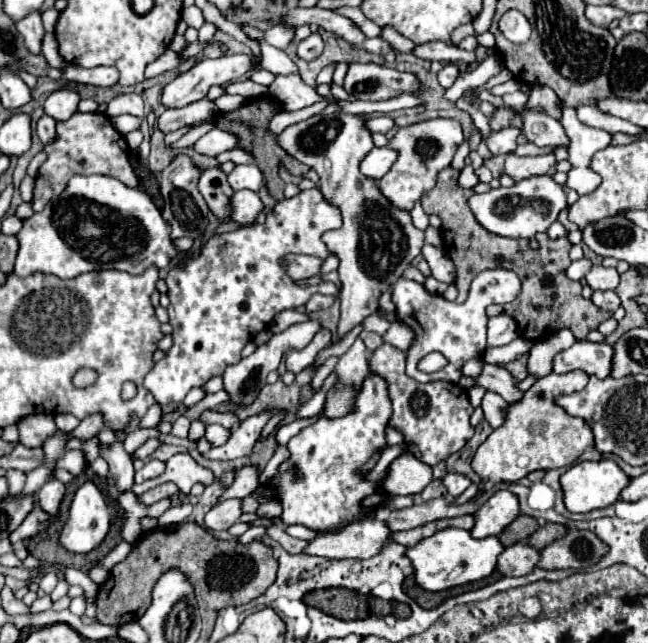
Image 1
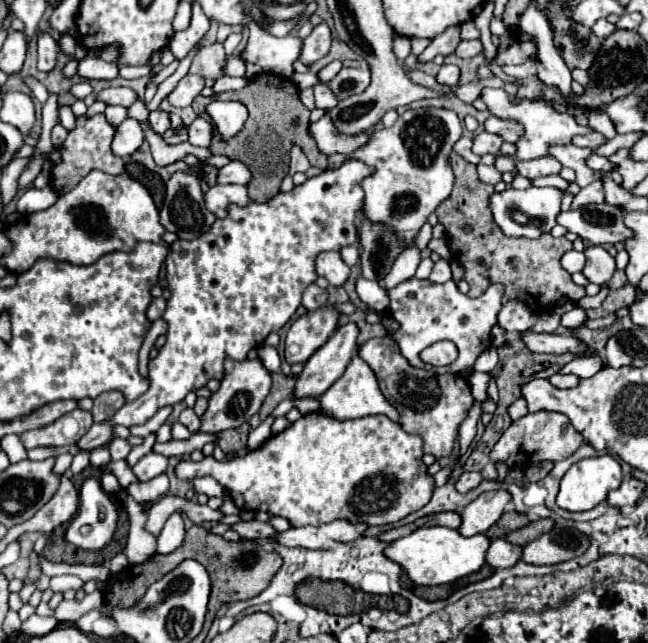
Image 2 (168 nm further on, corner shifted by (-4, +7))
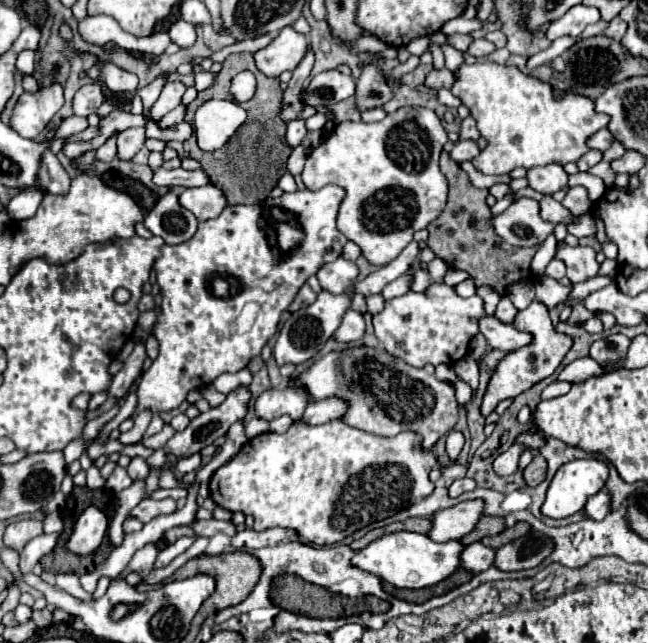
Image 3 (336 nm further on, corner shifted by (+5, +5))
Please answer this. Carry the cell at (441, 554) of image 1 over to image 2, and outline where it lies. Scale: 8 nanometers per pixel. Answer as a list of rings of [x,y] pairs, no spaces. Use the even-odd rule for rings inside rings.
[[[431,526],[431,528],[419,528],[411,532],[409,536],[403,536],[395,542],[391,542],[385,548],[385,554],[401,564],[401,568],[407,570],[409,578],[419,584],[419,586],[439,586],[439,584],[449,584],[457,578],[469,576],[485,564],[487,548],[491,540],[487,540],[485,534],[475,534],[471,538],[461,536],[453,528],[443,528],[443,526]]]

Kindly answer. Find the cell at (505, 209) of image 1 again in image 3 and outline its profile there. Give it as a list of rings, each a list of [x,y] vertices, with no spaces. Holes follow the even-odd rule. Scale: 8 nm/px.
[[[520,198],[510,204],[506,212],[494,216],[496,234],[510,242],[512,246],[538,246],[542,244],[554,230],[552,222],[540,218],[540,208],[536,200]]]

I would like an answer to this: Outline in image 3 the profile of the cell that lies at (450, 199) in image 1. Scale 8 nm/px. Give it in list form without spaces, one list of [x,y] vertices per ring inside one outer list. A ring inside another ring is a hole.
[[[444,150],[440,154],[440,170],[448,178],[450,190],[448,190],[448,204],[446,210],[428,224],[428,246],[436,252],[438,258],[444,260],[448,268],[458,268],[476,278],[476,286],[492,286],[500,294],[506,292],[506,288],[518,280],[526,280],[526,274],[530,272],[532,256],[536,254],[538,246],[532,248],[516,248],[498,238],[492,226],[492,214],[486,204],[488,190],[472,186],[468,174],[450,160],[448,152]]]

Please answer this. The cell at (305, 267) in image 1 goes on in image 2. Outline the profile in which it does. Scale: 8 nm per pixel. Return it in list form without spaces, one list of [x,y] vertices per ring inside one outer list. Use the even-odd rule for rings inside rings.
[[[321,252],[315,260],[317,276],[325,276],[331,286],[343,286],[349,276],[349,266],[341,260],[339,252]]]

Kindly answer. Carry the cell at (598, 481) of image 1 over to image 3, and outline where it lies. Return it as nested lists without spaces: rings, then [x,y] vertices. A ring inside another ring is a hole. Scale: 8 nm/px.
[[[596,458],[572,460],[568,464],[560,466],[546,492],[546,500],[542,504],[542,514],[550,516],[550,518],[566,518],[566,516],[580,512],[584,508],[584,504],[588,502],[588,498],[604,488],[606,480],[608,480],[608,466],[606,466],[606,462],[596,460]]]

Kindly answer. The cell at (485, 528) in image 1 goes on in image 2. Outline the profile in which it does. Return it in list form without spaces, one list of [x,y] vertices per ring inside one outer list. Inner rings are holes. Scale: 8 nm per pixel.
[[[495,490],[495,492],[485,492],[479,498],[475,498],[471,504],[467,504],[461,512],[461,526],[459,532],[463,536],[475,536],[481,532],[487,532],[491,524],[503,516],[505,508],[511,502],[511,494],[507,490]]]

